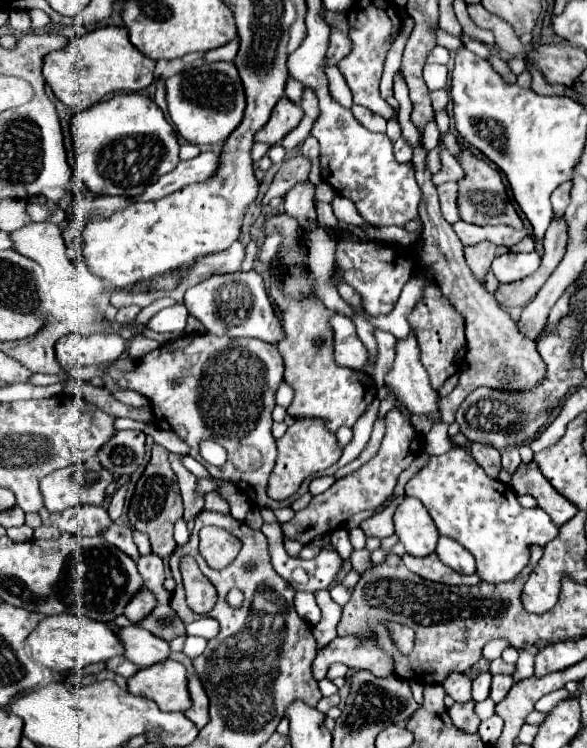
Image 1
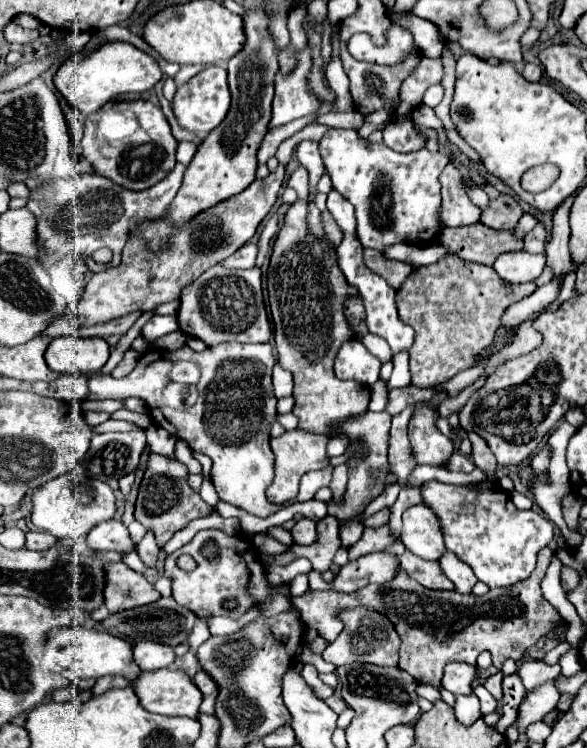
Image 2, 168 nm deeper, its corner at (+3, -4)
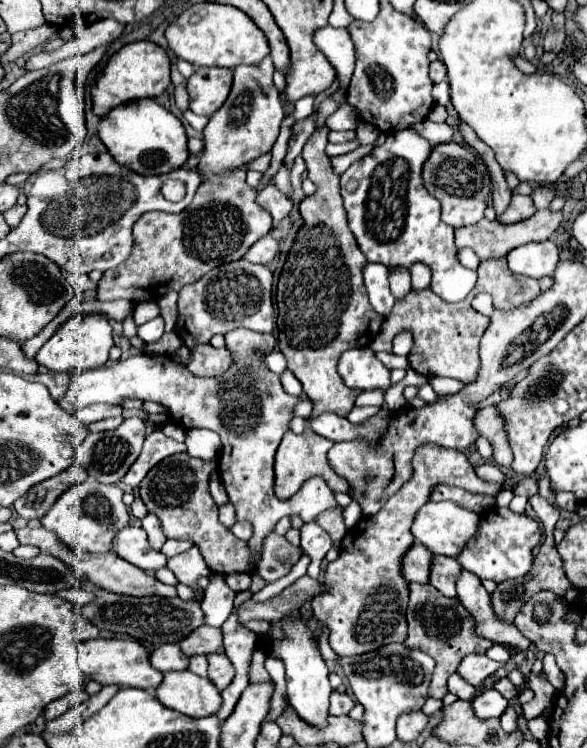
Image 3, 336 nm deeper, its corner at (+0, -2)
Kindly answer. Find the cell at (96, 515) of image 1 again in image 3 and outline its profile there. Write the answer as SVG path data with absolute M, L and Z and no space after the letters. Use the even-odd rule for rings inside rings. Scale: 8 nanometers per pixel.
M127 526L125 530L121 530L121 534L117 534L115 552L119 554L119 558L131 562L133 566L149 574L157 572L159 568L165 568L169 560L163 552L149 546L147 534L145 530L141 530L141 526Z

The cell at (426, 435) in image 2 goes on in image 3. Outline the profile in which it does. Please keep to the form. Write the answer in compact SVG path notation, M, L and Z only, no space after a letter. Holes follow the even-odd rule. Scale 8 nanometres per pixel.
M421 446L421 450L413 456L413 468L415 474L405 484L397 494L385 502L385 506L377 512L377 516L361 518L351 530L347 530L345 538L341 540L341 552L335 562L329 562L327 572L325 572L325 586L327 590L317 594L311 604L313 612L329 628L329 644L339 656L357 656L363 652L377 650L379 646L385 646L389 642L405 642L407 638L407 620L405 620L405 610L409 604L409 582L403 578L401 566L403 566L403 556L405 552L415 544L415 536L411 532L411 524L415 514L423 504L429 502L431 490L439 484L449 484L449 486L459 486L469 492L485 492L485 494L495 494L501 484L489 484L483 482L477 474L475 468L469 464L465 454L457 454L453 450L439 450L439 446Z

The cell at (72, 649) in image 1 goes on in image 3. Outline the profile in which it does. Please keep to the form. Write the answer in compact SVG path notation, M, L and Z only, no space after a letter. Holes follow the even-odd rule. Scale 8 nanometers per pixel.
M117 638L89 640L89 642L79 644L79 652L81 652L81 660L83 660L83 664L79 664L79 666L85 674L85 678L95 680L103 686L117 684L117 686L155 690L163 680L163 672L155 670L149 662L149 650L133 638L127 638L127 640L117 640Z

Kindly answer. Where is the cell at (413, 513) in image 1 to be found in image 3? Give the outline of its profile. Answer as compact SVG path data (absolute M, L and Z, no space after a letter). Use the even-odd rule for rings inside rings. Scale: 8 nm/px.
M445 500L445 502L427 502L415 516L415 522L411 526L413 536L417 542L425 544L433 554L443 554L443 556L453 556L457 558L465 544L477 536L479 530L479 514L461 508L459 504Z

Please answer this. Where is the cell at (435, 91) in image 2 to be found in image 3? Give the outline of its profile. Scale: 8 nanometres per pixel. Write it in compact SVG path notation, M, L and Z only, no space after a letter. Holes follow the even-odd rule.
M443 80L443 82L433 86L433 98L441 106L445 106L449 102L449 82L447 80Z

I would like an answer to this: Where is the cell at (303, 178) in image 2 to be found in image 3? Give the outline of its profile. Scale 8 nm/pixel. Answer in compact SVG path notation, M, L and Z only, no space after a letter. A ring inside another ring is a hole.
M357 140L345 142L345 144L329 144L329 146L327 146L327 154L329 154L329 156L341 156L341 154L347 154L347 152L355 150L357 146L359 146Z

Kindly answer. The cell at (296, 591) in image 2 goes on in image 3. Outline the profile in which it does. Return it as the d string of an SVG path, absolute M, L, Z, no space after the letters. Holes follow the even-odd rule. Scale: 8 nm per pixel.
M313 522L301 526L301 550L311 558L311 564L307 570L307 574L311 578L319 576L319 564L325 558L325 552L331 548L331 544L333 542L331 542L329 534L321 526L317 526Z

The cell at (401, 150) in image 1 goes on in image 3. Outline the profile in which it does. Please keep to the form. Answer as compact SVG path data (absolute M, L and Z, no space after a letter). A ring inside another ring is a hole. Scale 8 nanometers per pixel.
M423 120L419 122L417 126L413 126L423 138L427 138L431 144L437 144L437 142L449 142L451 136L453 136L453 128L449 124L435 124L431 120Z

